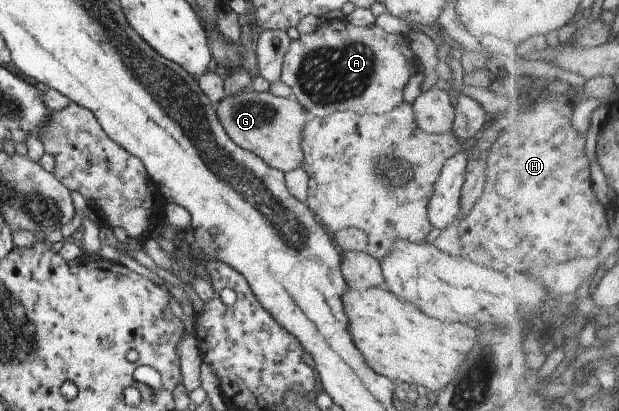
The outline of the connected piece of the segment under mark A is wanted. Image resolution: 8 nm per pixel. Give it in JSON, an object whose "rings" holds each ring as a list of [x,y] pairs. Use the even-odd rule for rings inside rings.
{"rings":[[[345,18],[322,20],[310,33],[290,40],[284,53],[280,78],[291,90],[292,98],[316,118],[324,118],[335,112],[352,111],[359,114],[383,115],[402,103],[402,90],[408,82],[417,57],[410,50],[409,40],[400,34],[391,34],[374,23],[354,26]]]}

